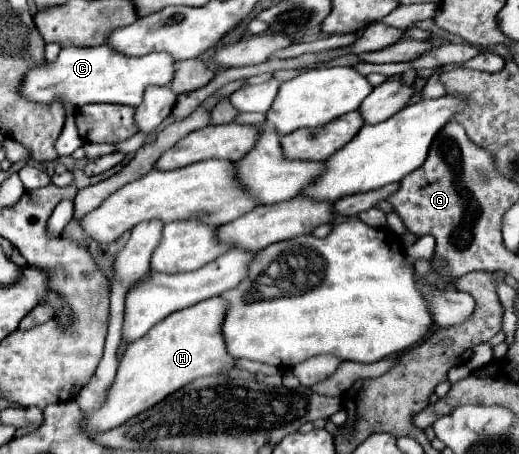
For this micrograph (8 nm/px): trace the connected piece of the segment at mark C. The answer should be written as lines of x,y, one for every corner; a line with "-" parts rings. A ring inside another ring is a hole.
111,46
97,48
63,48
55,64
47,62
39,68
27,72
23,80
23,94
31,102
51,104
53,100
71,102
73,106
95,104
95,102
111,102
111,104
127,104
137,108
143,100
143,92
147,86
169,86
175,74
177,60
165,52
153,52
141,58
125,58
111,50

